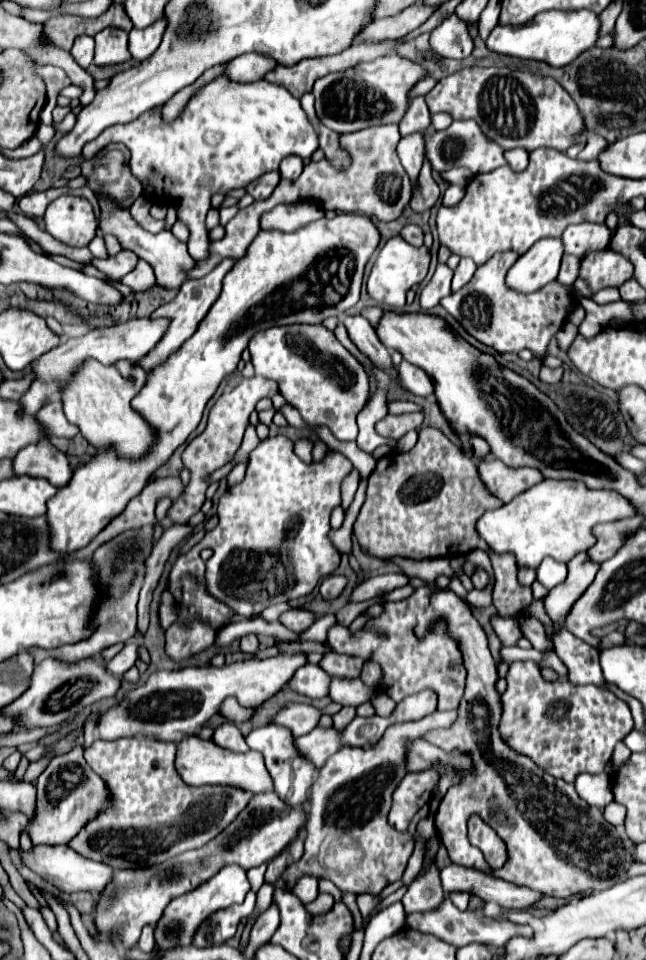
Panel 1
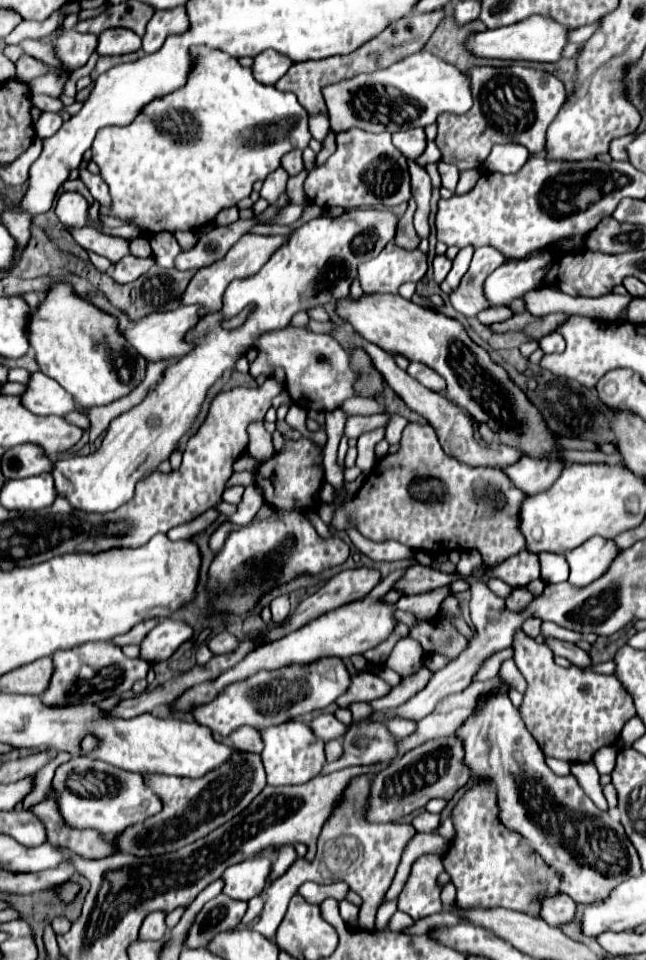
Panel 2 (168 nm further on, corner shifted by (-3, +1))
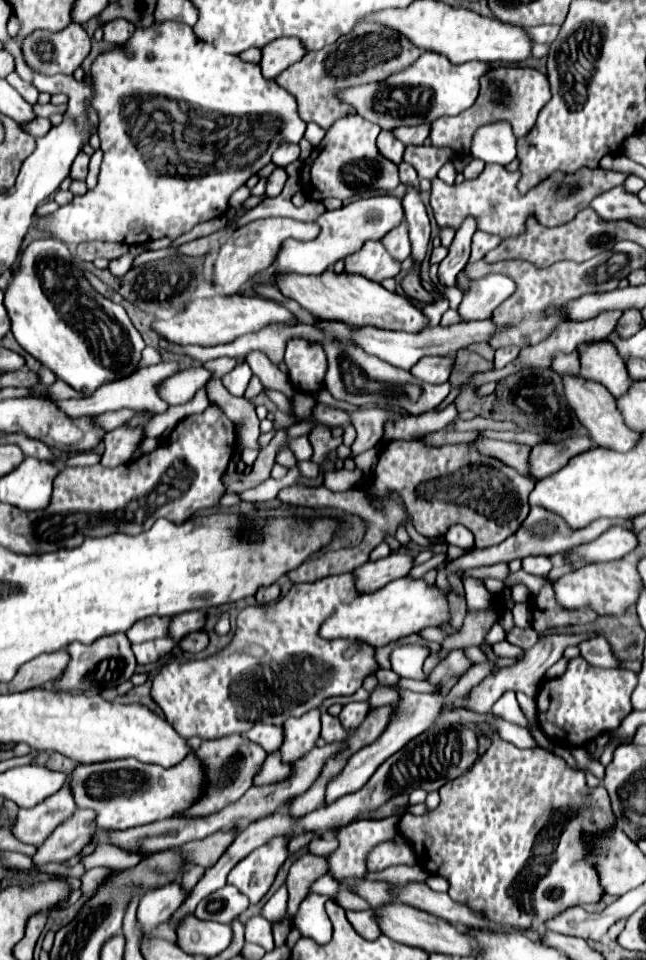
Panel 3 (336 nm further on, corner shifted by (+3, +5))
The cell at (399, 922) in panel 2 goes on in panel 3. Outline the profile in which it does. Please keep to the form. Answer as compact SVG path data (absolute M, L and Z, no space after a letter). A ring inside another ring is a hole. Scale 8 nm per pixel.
M347 910L347 920L357 928L357 932L361 932L361 936L369 940L375 940L377 936L383 934L375 910L361 910L361 912Z

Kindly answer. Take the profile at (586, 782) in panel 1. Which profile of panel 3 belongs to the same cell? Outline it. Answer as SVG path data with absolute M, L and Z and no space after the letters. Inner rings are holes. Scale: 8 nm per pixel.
M503 720L501 724L497 724L497 728L501 728L501 740L507 740L519 748L539 748L539 744L531 738L531 734L521 726Z

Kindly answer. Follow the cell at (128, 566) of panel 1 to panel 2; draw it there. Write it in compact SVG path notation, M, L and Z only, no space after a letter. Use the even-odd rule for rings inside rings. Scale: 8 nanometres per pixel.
M151 618L151 620L147 620L147 622L141 622L141 624L137 624L135 628L131 628L127 634L113 638L113 642L115 642L117 646L127 646L127 644L141 644L141 642L143 642L143 638L147 636L147 632L151 632L151 630L157 626L157 622L159 622L157 618Z

